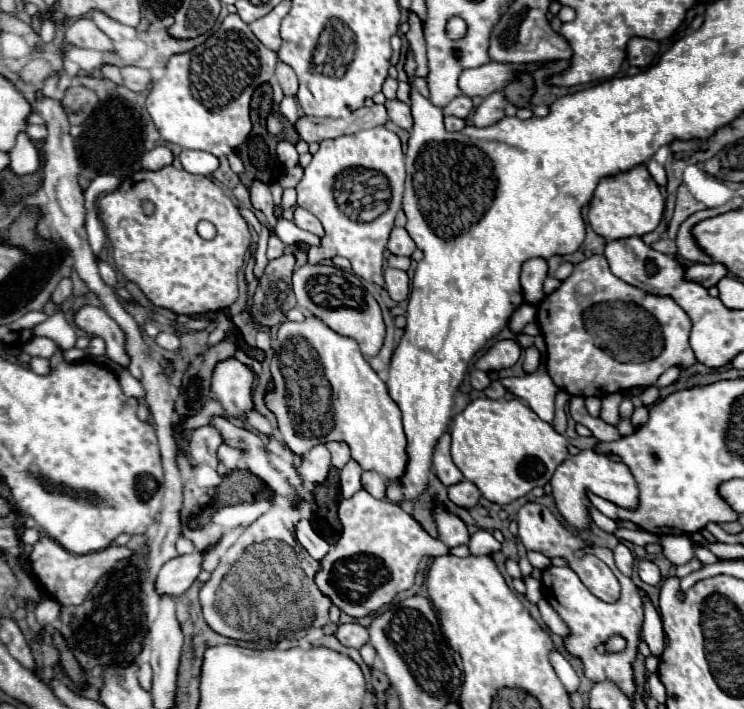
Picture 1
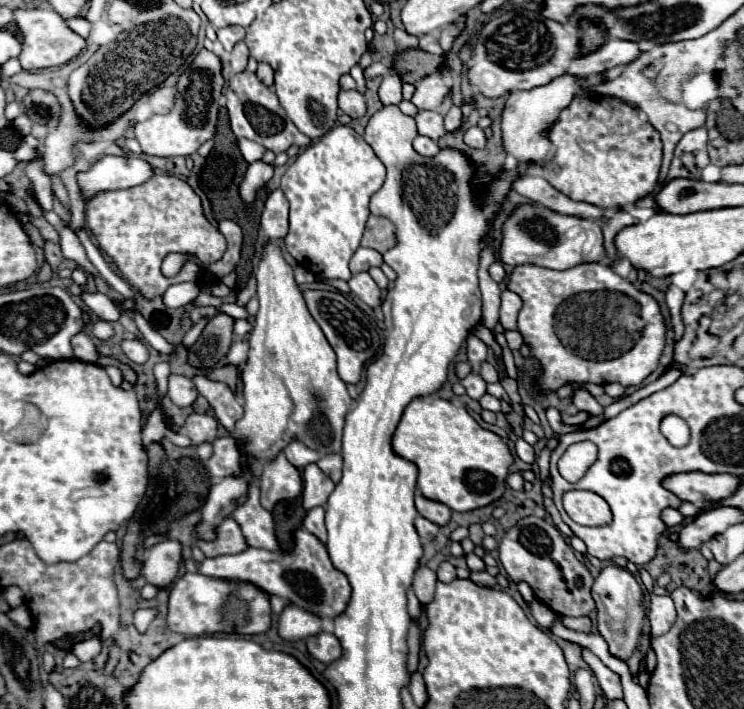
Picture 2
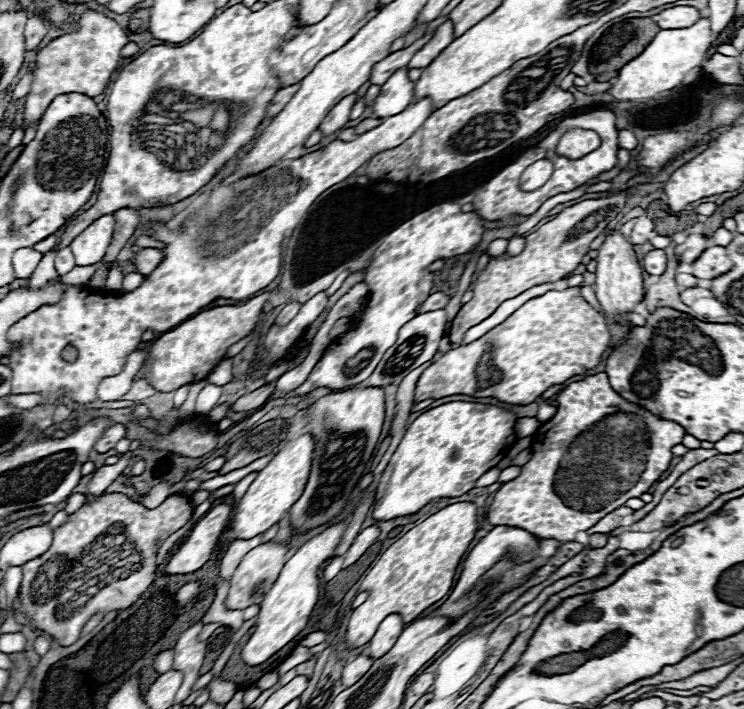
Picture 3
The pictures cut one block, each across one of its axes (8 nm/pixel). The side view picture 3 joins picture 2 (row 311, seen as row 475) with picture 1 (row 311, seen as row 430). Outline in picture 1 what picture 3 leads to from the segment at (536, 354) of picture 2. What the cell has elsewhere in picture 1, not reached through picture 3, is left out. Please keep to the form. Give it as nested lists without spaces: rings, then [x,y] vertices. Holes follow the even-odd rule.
[[[590,256],[576,264],[570,278],[566,278],[558,290],[548,294],[536,310],[536,324],[546,342],[546,370],[552,382],[570,396],[596,396],[604,398],[614,392],[624,392],[634,386],[656,384],[656,380],[670,368],[680,364],[682,368],[696,362],[688,344],[690,318],[684,314],[672,298],[660,298],[656,294],[644,294],[636,286],[628,286],[624,280],[610,272],[604,256]]]

